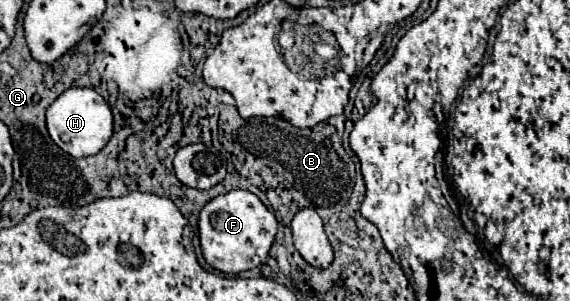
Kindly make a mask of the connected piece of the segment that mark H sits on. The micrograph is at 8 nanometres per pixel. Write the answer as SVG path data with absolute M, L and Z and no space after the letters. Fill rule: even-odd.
M68 88L46 110L48 132L56 146L74 158L98 154L112 136L112 112L108 102L94 88Z

